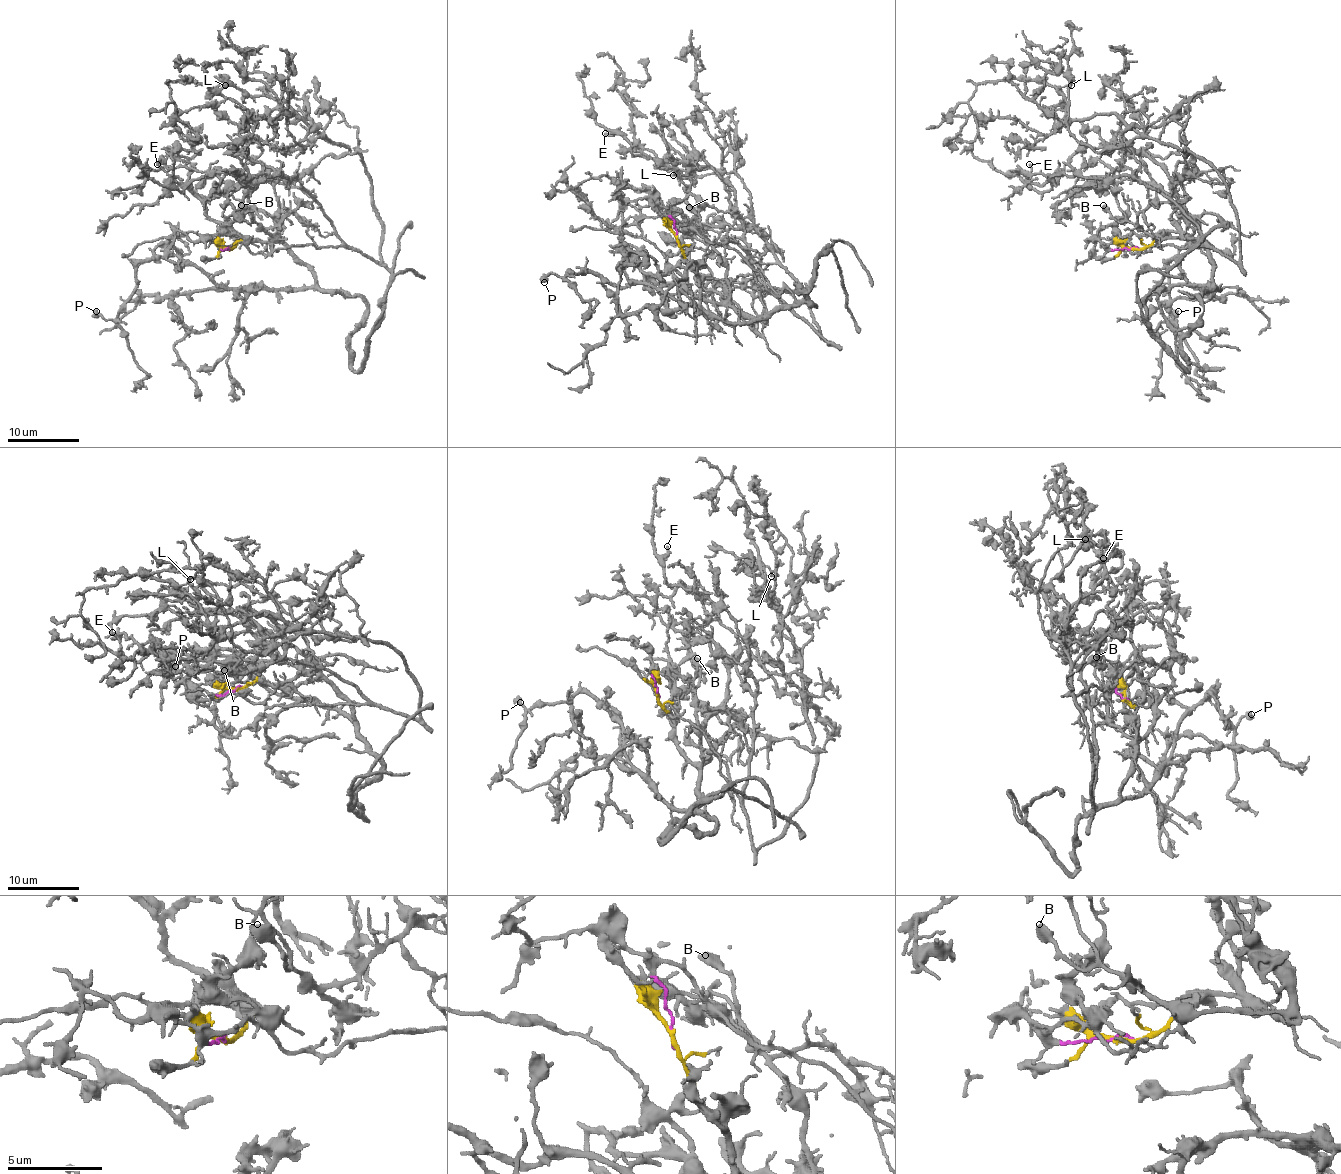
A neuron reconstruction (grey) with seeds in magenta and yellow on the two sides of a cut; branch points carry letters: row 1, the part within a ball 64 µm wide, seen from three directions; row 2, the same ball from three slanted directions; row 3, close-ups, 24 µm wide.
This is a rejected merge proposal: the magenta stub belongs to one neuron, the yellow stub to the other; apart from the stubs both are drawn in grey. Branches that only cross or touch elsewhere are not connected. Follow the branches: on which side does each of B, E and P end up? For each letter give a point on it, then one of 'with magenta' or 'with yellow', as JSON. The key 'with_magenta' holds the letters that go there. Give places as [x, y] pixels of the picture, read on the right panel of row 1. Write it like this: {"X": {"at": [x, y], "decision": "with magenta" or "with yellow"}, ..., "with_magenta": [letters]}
{"B": {"at": [1103, 205], "decision": "with yellow"}, "E": {"at": [1029, 164], "decision": "with magenta"}, "P": {"at": [1178, 311], "decision": "with yellow"}, "with_magenta": ["E"]}

